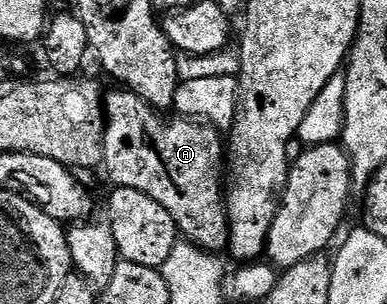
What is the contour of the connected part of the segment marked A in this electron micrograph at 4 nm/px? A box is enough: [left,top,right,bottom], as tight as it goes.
[103,89,229,253]

